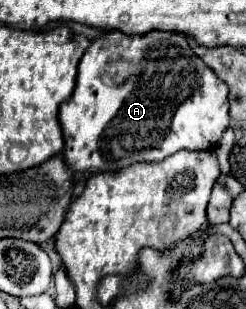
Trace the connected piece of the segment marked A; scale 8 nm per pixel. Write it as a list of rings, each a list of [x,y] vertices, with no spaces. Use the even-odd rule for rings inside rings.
[[[109,31],[109,33],[103,33],[101,37],[97,37],[95,41],[91,41],[89,49],[85,51],[85,55],[81,57],[81,63],[79,63],[79,73],[77,73],[77,83],[75,83],[75,89],[71,93],[71,97],[61,103],[59,107],[59,123],[61,123],[61,129],[63,129],[63,137],[65,137],[65,151],[63,151],[63,157],[67,161],[67,165],[73,169],[73,171],[87,171],[87,169],[107,169],[109,165],[117,165],[117,169],[123,169],[123,167],[129,167],[133,163],[139,163],[139,161],[147,161],[147,163],[157,163],[157,161],[163,161],[165,157],[181,151],[181,149],[189,149],[189,151],[209,151],[217,145],[217,141],[221,139],[223,131],[229,127],[229,99],[227,99],[227,85],[195,55],[195,51],[191,51],[189,43],[187,43],[187,37],[181,35],[181,33],[169,33],[169,31],[151,31],[147,35],[123,35],[119,31]],[[111,57],[125,57],[129,59],[135,67],[139,65],[139,71],[135,79],[129,79],[125,85],[107,85],[103,81],[103,67],[105,63],[111,59]]]

